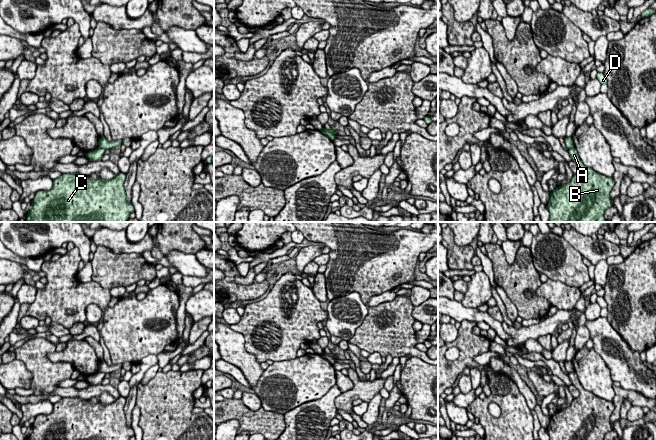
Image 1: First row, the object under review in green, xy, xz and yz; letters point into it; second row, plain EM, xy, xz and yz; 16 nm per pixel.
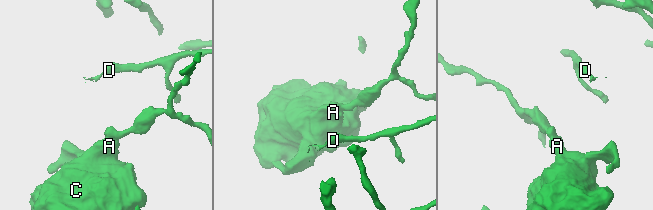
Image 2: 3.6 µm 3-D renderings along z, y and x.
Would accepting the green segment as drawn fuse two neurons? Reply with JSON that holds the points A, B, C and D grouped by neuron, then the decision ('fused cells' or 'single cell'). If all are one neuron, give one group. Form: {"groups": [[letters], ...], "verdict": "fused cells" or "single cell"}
{"groups": [["A", "B", "C"], ["D"]], "verdict": "fused cells"}

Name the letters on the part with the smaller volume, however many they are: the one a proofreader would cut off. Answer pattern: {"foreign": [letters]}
{"foreign": ["D"]}

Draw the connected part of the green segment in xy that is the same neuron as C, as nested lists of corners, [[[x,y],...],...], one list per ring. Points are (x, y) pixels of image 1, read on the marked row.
[[[67,173],[53,180],[53,187],[48,191],[38,191],[32,200],[32,209],[28,212],[26,222],[126,222],[134,212],[134,206],[127,201],[124,188],[126,175],[119,173],[110,180],[89,179],[79,173]]]

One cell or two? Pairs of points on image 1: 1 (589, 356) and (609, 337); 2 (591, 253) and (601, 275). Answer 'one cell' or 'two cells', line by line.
1: two cells
2: two cells

